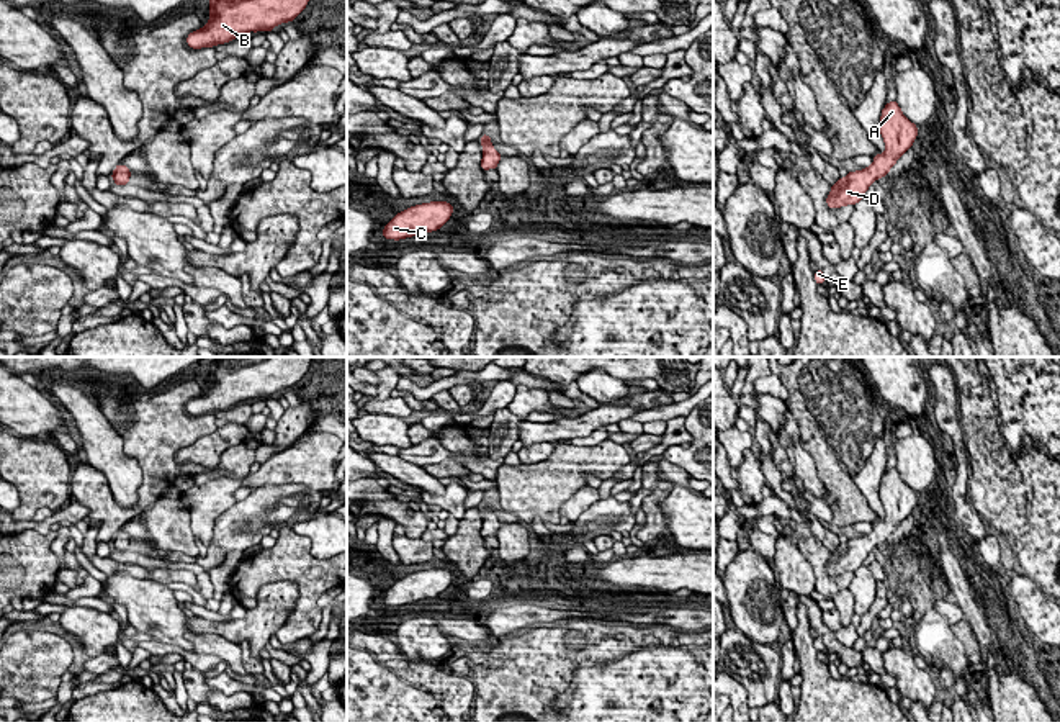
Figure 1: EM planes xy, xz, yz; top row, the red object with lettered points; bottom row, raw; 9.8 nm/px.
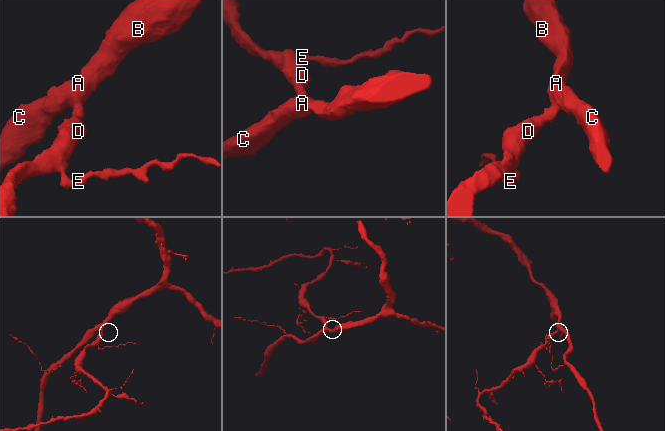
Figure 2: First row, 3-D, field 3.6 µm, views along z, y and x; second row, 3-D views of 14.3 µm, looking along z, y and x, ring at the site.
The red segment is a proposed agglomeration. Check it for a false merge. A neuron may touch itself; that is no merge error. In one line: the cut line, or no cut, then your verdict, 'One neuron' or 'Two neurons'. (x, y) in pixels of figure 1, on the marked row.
No split. One neuron

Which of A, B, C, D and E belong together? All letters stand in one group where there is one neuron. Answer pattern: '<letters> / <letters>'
A B C D E

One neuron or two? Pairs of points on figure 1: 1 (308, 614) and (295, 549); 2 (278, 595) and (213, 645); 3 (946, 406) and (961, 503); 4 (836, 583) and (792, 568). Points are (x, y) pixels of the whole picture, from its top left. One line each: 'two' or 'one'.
1: one
2: two
3: one
4: two

